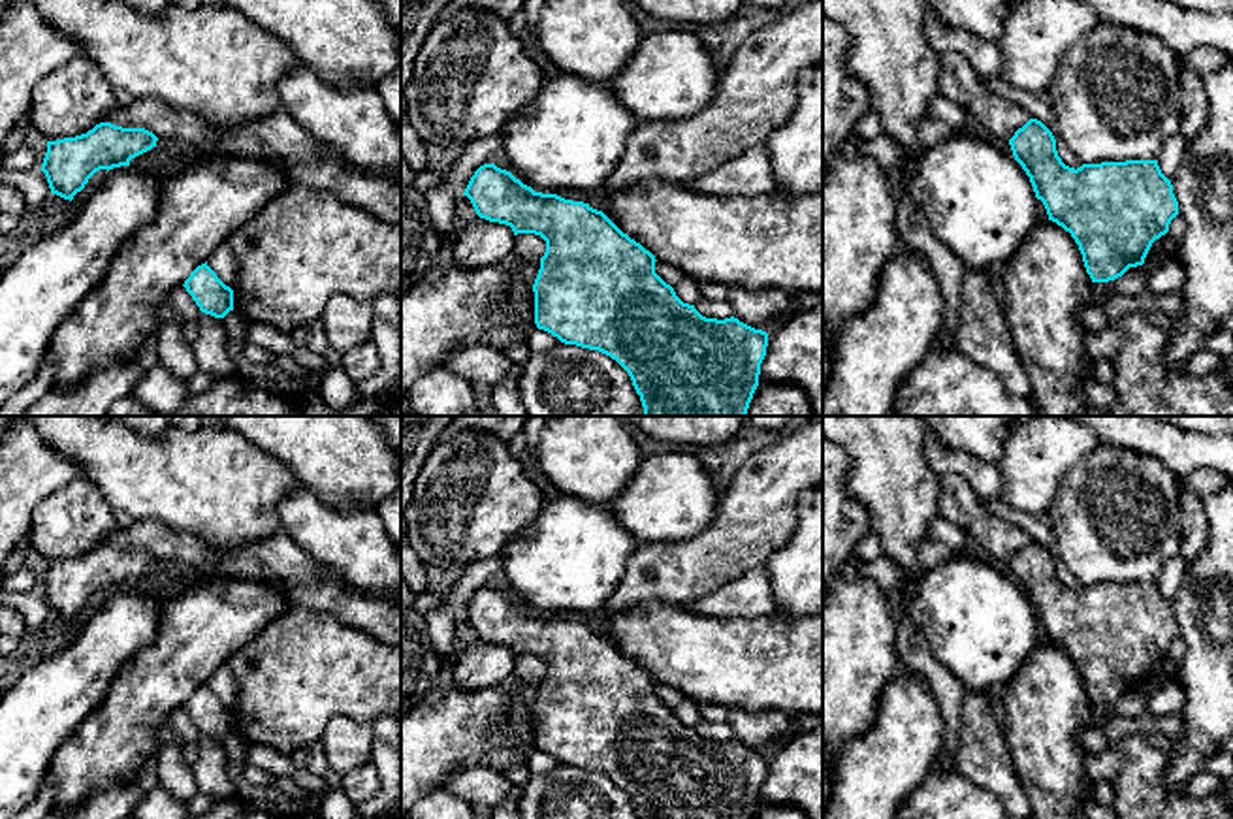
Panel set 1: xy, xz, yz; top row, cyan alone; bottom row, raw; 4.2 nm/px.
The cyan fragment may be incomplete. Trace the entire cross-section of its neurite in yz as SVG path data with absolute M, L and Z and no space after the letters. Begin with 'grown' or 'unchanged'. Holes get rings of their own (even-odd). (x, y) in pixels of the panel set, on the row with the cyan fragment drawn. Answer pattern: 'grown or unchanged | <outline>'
unchanged | M1030 119L1009 139L1015 160L1022 166L1043 201L1049 220L1071 233L1092 282L1109 282L1129 267L1145 264L1156 239L1169 232L1178 215L1178 201L1171 181L1161 173L1158 160L1126 160L1082 164L1069 168L1056 151L1052 132L1037 119Z

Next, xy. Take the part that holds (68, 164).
unchanged | M100 122L87 134L47 141L41 171L51 194L73 200L100 169L130 166L130 160L156 147L158 137L145 128Z

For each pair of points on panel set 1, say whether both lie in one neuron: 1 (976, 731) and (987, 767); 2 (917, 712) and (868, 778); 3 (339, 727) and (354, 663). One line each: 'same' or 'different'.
1: same
2: same
3: different

